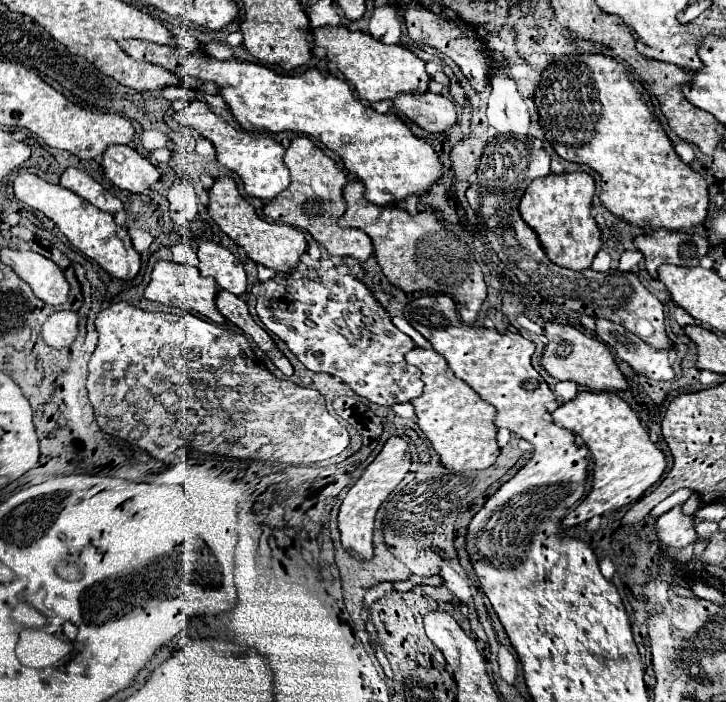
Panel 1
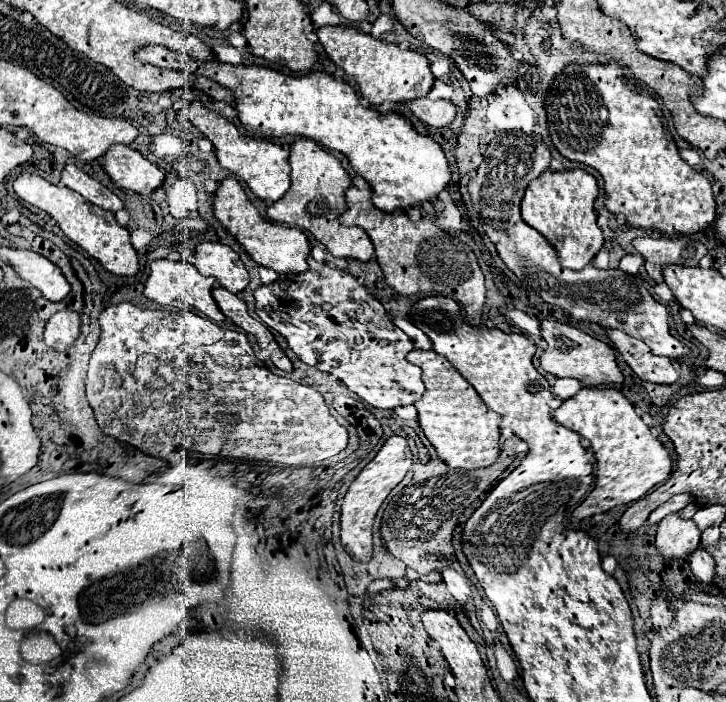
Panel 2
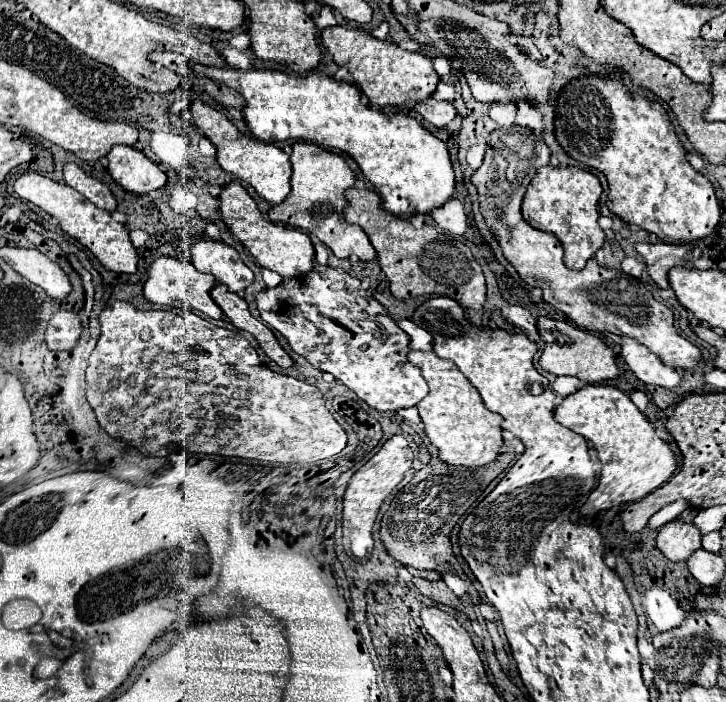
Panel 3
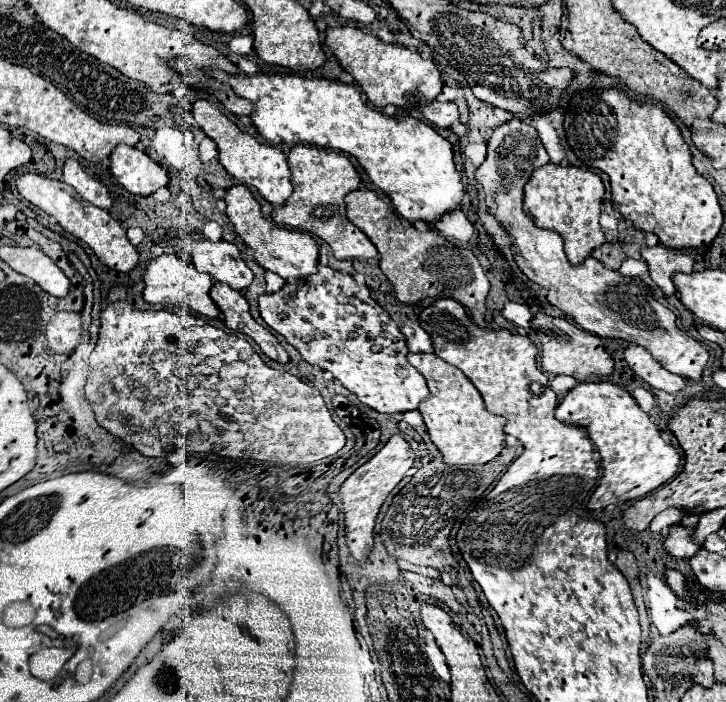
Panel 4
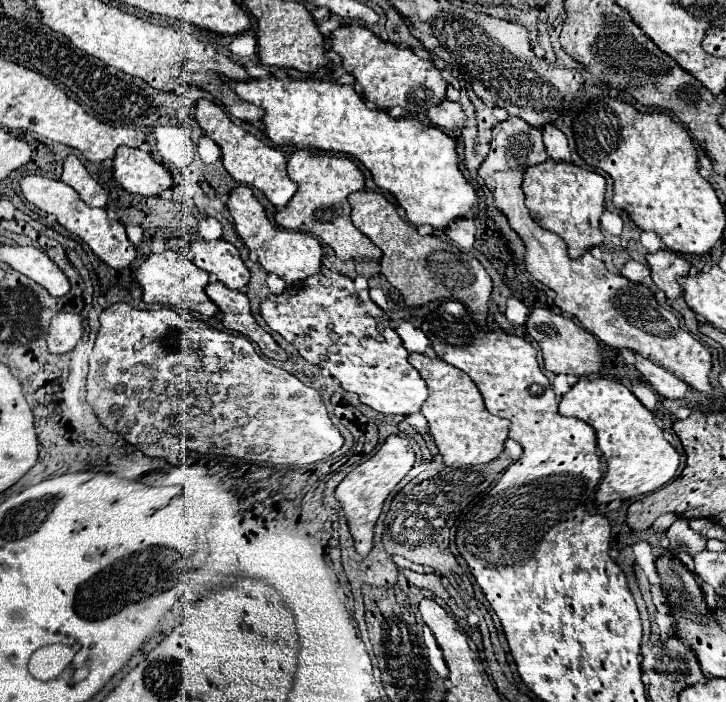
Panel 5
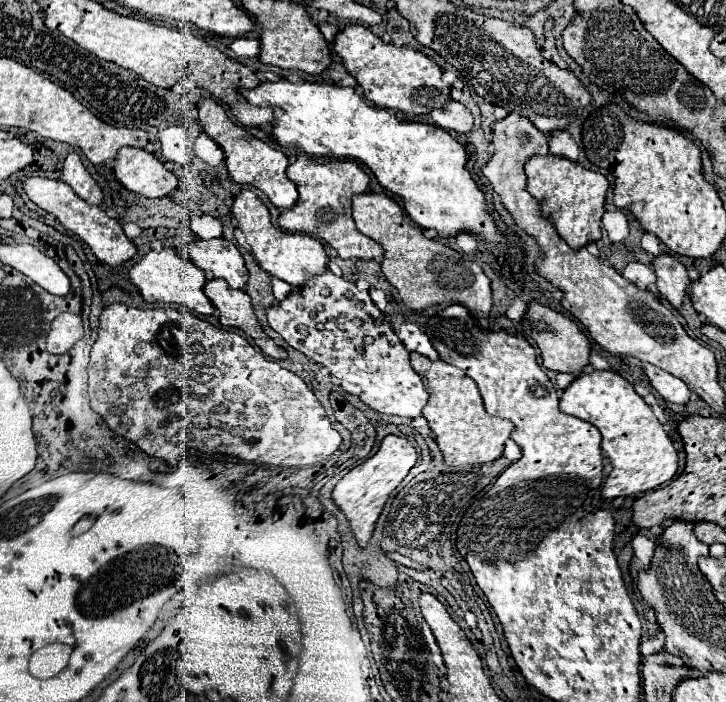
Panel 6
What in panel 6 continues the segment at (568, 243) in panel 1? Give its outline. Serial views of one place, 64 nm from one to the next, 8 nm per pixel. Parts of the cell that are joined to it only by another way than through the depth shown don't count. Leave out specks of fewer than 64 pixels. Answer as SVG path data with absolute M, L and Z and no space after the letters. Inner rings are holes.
M546 154L532 156L526 162L526 176L528 192L542 202L542 214L552 220L556 232L570 244L570 248L582 248L588 242L600 240L604 200L610 188L610 182L602 172L588 170L568 158Z

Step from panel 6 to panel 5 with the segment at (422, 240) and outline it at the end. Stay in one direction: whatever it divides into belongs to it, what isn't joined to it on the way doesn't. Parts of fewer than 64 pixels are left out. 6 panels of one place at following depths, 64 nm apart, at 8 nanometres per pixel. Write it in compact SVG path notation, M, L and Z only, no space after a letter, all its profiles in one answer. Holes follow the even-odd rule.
M354 192L348 196L348 202L352 204L354 226L358 226L358 230L384 252L380 260L382 274L402 294L408 306L424 306L436 300L458 300L474 318L478 316L478 322L486 320L492 280L472 254L466 254L452 242L440 240L438 236L420 236L412 224L400 218L396 206L380 192Z

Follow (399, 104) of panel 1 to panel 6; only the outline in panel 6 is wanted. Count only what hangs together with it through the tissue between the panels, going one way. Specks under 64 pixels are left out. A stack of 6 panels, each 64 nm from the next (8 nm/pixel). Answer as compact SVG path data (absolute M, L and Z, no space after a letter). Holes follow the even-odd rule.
M450 100L442 110L432 110L430 116L436 126L444 130L452 130L456 134L468 134L474 126L472 112L464 104L454 100Z

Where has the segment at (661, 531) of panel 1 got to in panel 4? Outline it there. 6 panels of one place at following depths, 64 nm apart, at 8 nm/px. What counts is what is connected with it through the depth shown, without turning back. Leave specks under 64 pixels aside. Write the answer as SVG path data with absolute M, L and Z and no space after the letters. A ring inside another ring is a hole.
M672 526L664 536L666 550L676 558L692 558L700 550L700 546L692 542L692 534L694 532L684 526Z

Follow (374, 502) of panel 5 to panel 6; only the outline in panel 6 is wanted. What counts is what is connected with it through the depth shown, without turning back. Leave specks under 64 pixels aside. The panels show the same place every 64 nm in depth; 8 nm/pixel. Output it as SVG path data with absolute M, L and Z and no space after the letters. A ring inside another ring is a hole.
M386 436L382 442L380 442L380 448L378 452L368 458L366 462L362 462L360 466L352 468L332 490L332 500L334 504L344 512L344 516L348 518L350 522L350 528L356 536L356 542L358 546L366 546L372 532L374 532L374 526L376 526L376 520L390 496L390 492L406 478L406 474L410 472L410 468L416 464L416 448L404 438L404 436Z

